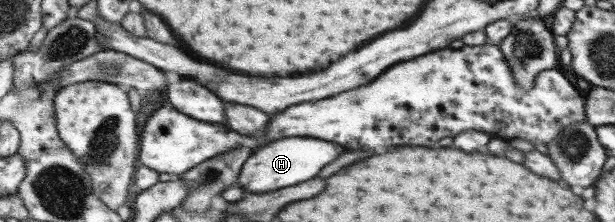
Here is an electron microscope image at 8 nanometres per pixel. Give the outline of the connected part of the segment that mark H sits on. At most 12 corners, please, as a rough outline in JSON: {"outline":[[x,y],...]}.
{"outline":[[285,138],[255,152],[237,184],[271,192],[315,178],[345,148]]}

